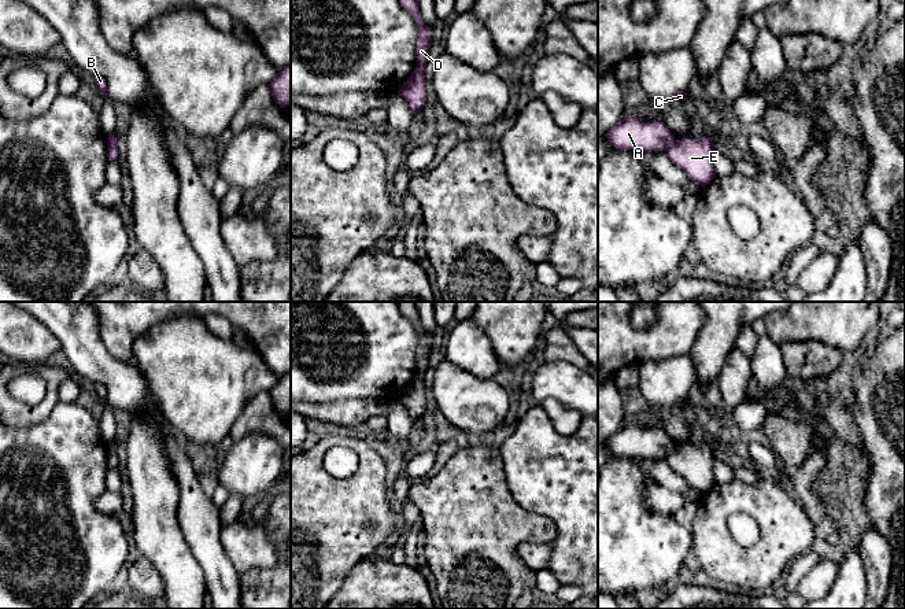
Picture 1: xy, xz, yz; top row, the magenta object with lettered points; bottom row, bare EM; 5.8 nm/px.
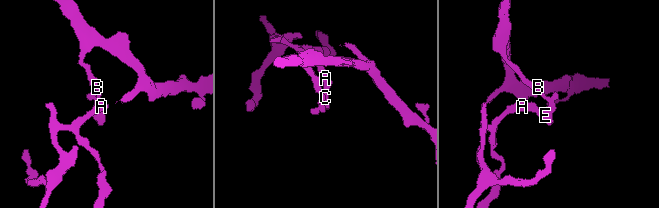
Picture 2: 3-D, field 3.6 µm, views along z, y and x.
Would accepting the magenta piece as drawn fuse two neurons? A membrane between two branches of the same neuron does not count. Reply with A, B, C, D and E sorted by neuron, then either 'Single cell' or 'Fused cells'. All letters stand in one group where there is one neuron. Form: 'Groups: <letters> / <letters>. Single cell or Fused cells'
Groups: A D / B C E. Fused cells

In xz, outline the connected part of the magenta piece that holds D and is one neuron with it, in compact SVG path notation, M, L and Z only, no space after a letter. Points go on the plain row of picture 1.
M398 302L400 313L415 326L418 333L418 344L417 344L417 373L426 374L429 355L432 353L432 346L429 344L429 336L425 332L418 310L414 302Z

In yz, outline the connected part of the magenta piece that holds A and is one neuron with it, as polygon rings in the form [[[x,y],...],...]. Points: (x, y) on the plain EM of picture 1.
[[[624,425],[605,444],[617,457],[666,458],[676,449],[662,428],[642,429]]]

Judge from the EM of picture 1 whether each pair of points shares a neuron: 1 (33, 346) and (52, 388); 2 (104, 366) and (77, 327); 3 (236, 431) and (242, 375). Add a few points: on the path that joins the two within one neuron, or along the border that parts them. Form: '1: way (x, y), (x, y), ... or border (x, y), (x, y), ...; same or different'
1: border (14, 361), (25, 364), (48, 362); different
2: way (95, 357), (81, 343), (78, 336); same
3: border (257, 392), (247, 402), (229, 434); different

